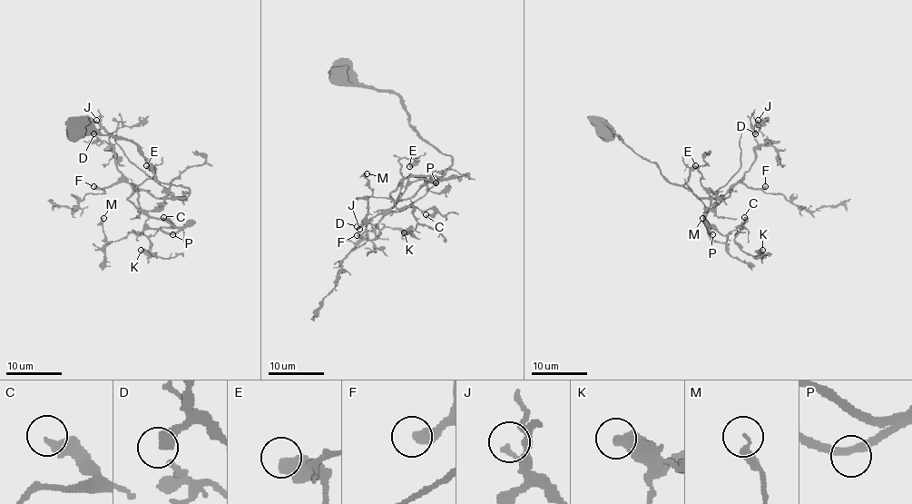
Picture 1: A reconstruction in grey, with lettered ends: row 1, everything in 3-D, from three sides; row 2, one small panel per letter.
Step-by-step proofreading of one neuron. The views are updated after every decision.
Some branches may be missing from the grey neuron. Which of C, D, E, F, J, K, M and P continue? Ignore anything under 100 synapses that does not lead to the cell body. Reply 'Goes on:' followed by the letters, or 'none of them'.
Goes on: F

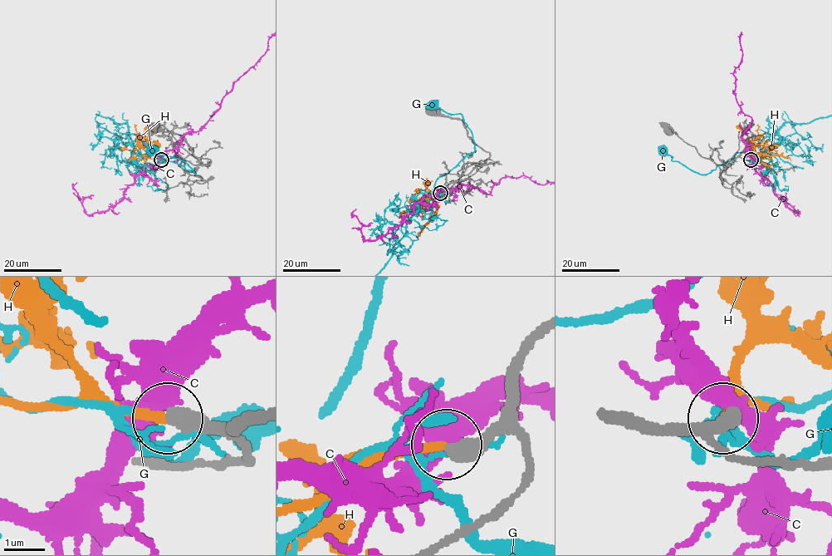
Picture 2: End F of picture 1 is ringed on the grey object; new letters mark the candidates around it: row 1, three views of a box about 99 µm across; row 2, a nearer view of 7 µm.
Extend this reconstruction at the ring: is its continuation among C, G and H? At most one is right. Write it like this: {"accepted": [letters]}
{"accepted": ["H"]}

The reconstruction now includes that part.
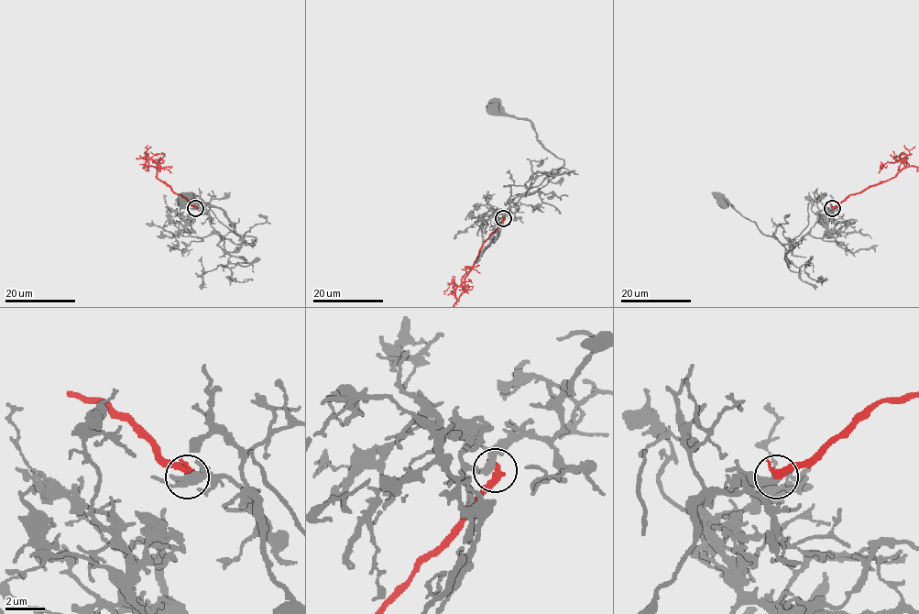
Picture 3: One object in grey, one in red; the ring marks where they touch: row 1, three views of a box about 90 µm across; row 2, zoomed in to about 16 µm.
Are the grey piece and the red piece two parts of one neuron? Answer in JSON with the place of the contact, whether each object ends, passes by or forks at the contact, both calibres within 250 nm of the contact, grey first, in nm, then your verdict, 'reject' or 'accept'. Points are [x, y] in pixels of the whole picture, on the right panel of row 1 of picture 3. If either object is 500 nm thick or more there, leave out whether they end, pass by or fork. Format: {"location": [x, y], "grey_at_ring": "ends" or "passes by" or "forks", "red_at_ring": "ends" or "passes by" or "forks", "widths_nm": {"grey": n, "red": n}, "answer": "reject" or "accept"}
{"location": [832, 208], "grey_at_ring": "passes by", "red_at_ring": "ends", "widths_nm": {"grey": 320, "red": 400}, "answer": "reject"}

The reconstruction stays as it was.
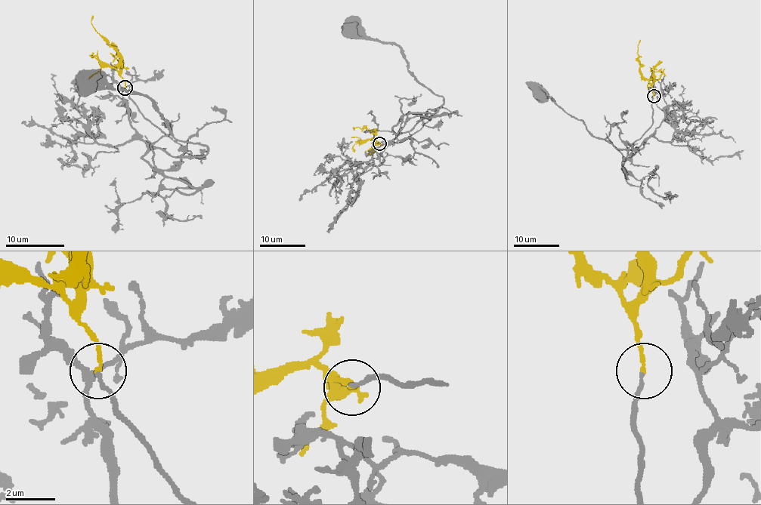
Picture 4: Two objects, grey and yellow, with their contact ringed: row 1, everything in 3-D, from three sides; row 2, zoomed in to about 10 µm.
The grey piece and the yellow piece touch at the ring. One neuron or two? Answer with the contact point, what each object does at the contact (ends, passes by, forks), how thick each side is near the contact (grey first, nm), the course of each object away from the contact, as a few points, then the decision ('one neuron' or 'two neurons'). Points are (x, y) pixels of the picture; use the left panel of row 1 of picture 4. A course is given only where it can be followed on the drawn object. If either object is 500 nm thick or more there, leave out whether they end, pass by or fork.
at (125, 87); grey ends there; yellow ends there; 130 nm thick on the grey side, 140 nm on the other; grey runs (125, 88), (137, 109), (191, 155), (208, 152), (206, 146), (177, 140), (147, 96), (90, 81), (84, 70); yellow runs (125, 88), (121, 73), (116, 69), (119, 62), (116, 51), (95, 31), (91, 22), (93, 16); one neuron

